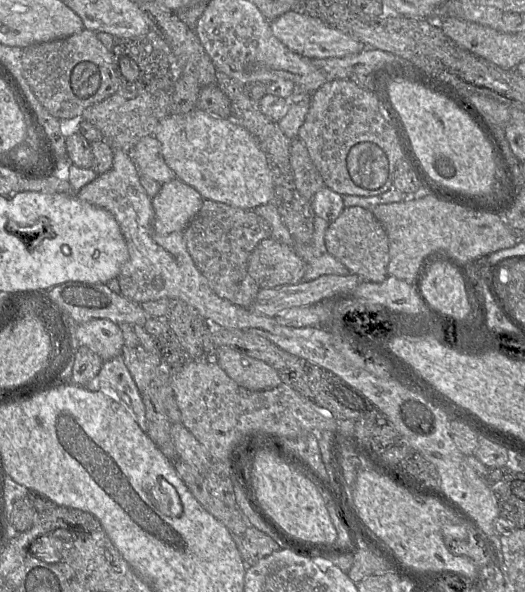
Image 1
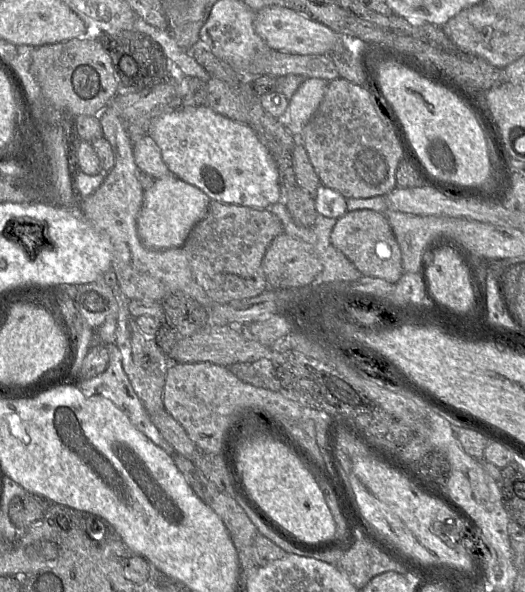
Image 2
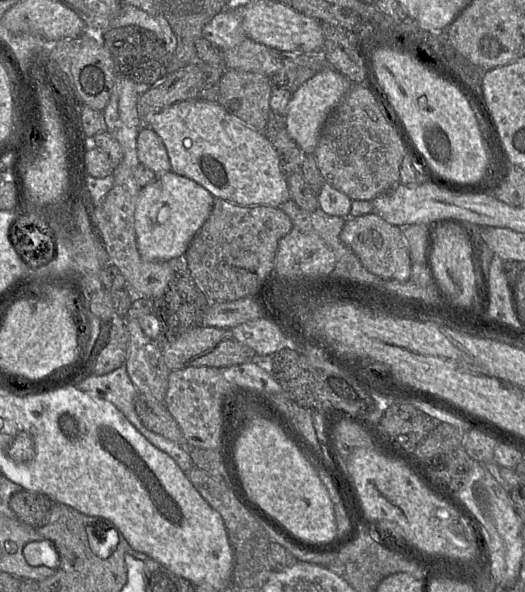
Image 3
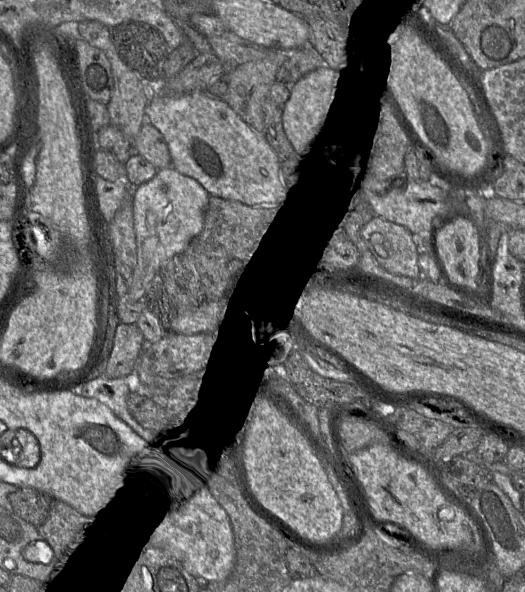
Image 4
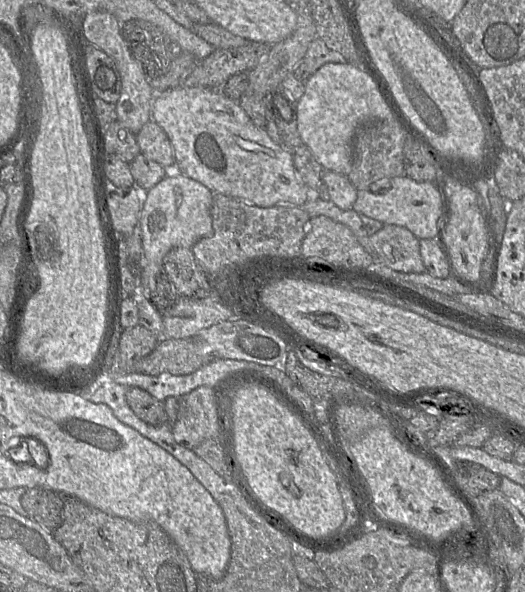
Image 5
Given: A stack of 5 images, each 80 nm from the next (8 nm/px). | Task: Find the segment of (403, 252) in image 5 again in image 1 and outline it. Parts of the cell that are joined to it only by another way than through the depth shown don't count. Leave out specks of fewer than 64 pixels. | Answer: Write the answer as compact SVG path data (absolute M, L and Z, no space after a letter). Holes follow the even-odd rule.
M354 206L344 208L339 217L330 223L325 233L327 251L344 264L348 270L362 281L383 282L389 275L389 240L382 224L373 213Z

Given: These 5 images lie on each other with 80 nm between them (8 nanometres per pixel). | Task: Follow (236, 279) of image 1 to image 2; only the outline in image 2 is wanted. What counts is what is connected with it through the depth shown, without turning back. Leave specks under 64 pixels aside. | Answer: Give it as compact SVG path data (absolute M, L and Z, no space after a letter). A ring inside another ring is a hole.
M211 200L207 215L191 230L183 248L196 282L214 304L223 304L252 298L268 289L262 260L271 242L283 232L281 221L266 209Z

